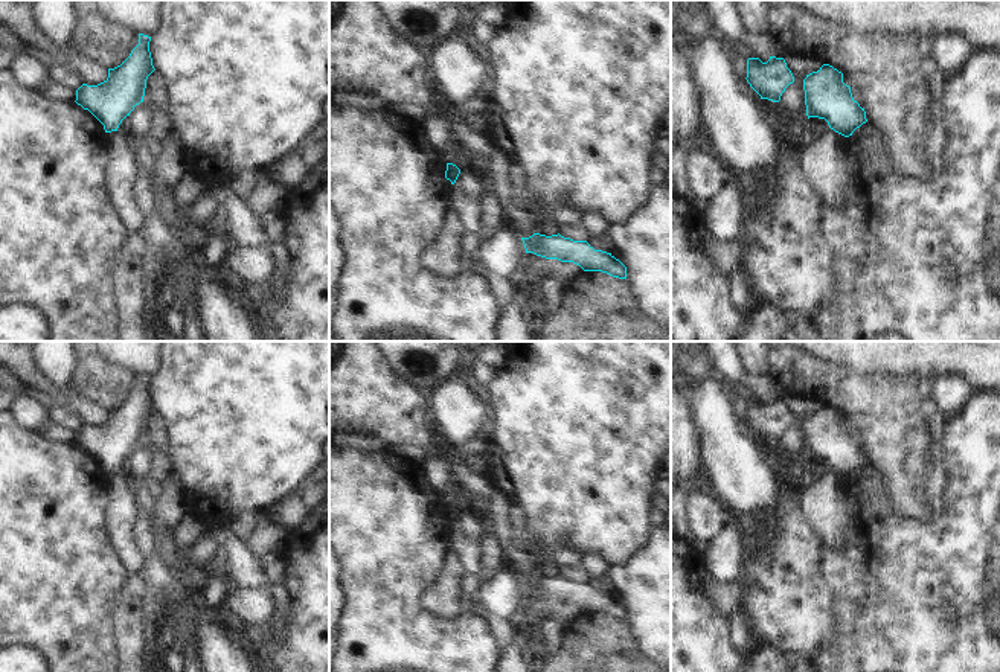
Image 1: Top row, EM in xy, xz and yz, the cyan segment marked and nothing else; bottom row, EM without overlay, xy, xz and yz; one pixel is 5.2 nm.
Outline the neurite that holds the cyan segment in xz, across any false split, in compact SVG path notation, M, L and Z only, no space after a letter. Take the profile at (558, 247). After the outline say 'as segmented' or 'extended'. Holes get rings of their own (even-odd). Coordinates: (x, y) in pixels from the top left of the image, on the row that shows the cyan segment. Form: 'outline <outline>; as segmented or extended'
outline M534 233L521 238L526 253L534 253L546 259L573 262L584 271L602 271L613 277L627 279L627 267L611 253L595 250L587 241L573 241L559 233L546 236Z; as segmented

